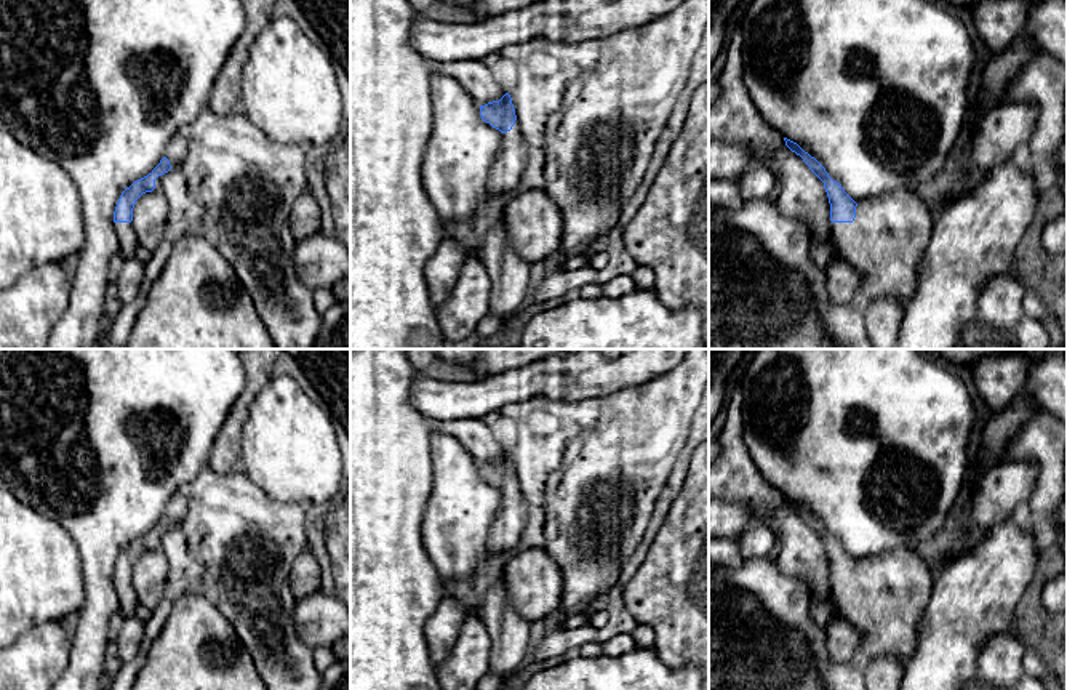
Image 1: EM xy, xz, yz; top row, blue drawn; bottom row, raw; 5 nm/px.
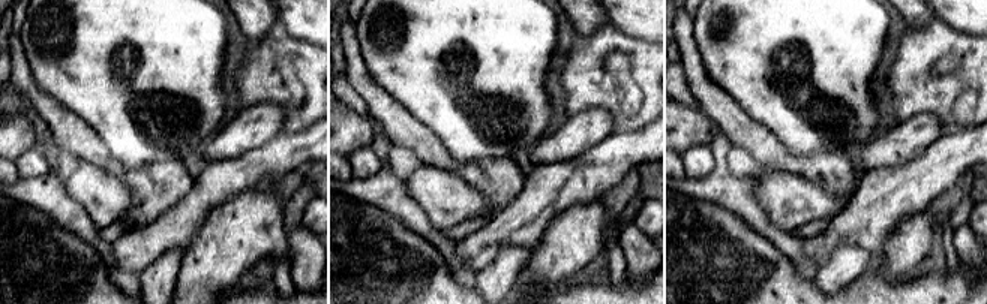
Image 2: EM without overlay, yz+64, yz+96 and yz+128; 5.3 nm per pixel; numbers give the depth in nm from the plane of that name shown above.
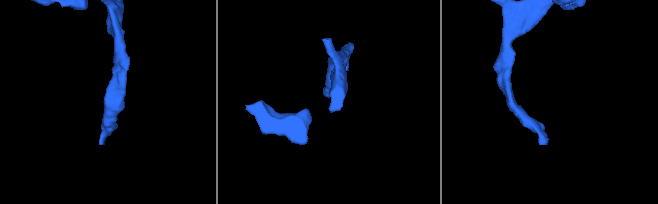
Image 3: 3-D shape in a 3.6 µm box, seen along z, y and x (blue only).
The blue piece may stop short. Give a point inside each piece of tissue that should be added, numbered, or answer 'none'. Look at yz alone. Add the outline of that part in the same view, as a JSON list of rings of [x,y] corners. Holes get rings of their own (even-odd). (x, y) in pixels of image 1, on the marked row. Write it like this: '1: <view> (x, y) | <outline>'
1: yz (885, 244) | [[[897,187],[891,192],[857,202],[853,223],[832,223],[833,242],[843,258],[862,277],[861,304],[881,296],[894,296],[902,309],[910,301],[918,269],[931,239],[933,215],[912,187]]]

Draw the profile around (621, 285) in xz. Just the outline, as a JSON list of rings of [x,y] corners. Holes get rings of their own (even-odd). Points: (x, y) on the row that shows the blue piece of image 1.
[[[617,275],[601,285],[603,295],[609,298],[625,296],[638,290],[630,275]]]

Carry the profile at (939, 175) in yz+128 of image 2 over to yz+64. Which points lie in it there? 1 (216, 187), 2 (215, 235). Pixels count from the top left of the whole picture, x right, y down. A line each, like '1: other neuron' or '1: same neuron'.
1: same neuron
2: other neuron

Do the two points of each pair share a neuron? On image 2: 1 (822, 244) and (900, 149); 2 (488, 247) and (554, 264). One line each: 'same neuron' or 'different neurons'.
1: different neurons
2: different neurons

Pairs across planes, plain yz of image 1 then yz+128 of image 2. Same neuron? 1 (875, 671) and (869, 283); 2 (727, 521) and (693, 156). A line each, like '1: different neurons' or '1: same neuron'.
1: different neurons
2: different neurons

